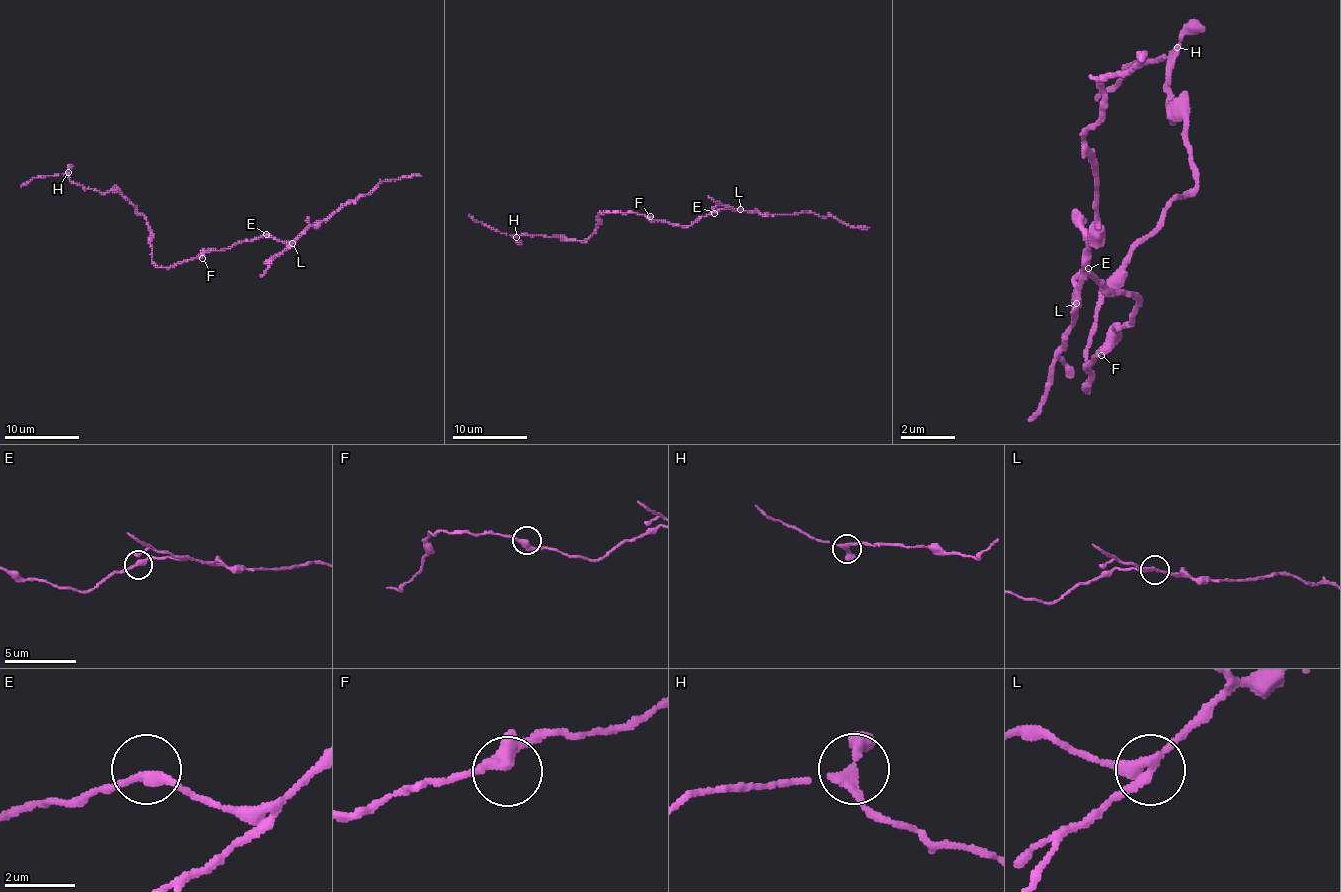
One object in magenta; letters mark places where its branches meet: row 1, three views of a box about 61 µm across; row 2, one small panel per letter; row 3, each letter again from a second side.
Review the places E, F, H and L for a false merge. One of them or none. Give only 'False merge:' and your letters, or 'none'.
False merge: L

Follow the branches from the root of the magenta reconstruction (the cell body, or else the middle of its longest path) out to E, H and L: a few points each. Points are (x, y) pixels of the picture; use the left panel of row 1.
E: (199, 254), (230, 249), (266, 234)
H: (199, 254), (159, 267), (152, 260), (150, 226), (144, 217), (118, 192), (85, 189), (71, 181), (68, 172)
L: (199, 254), (230, 249), (260, 235), (271, 235), (292, 243)

